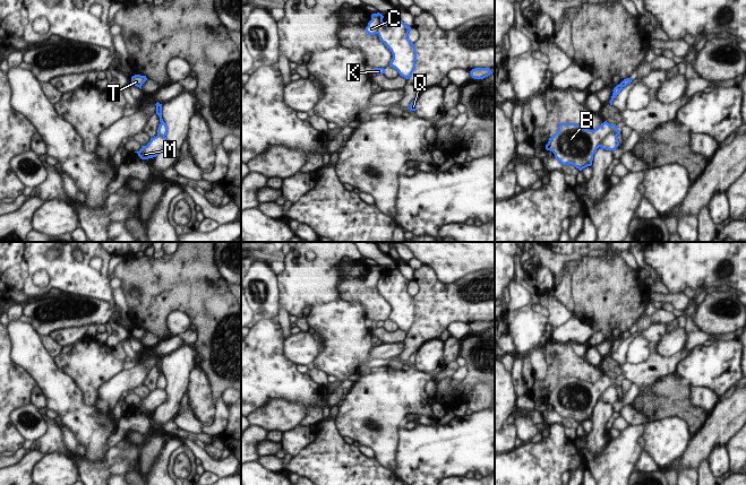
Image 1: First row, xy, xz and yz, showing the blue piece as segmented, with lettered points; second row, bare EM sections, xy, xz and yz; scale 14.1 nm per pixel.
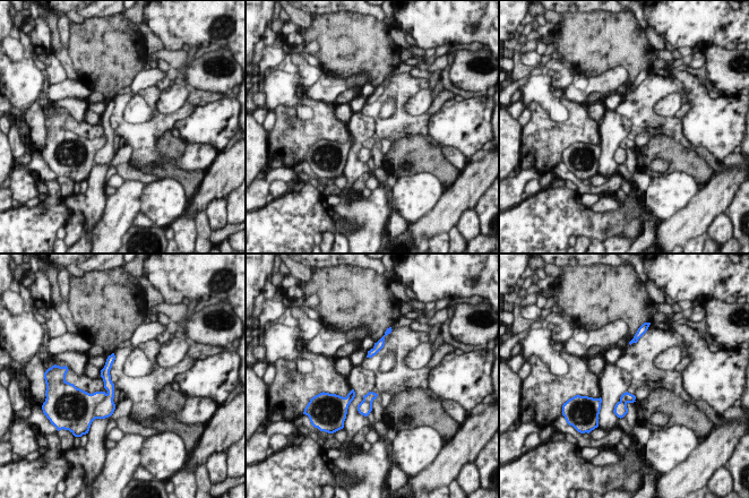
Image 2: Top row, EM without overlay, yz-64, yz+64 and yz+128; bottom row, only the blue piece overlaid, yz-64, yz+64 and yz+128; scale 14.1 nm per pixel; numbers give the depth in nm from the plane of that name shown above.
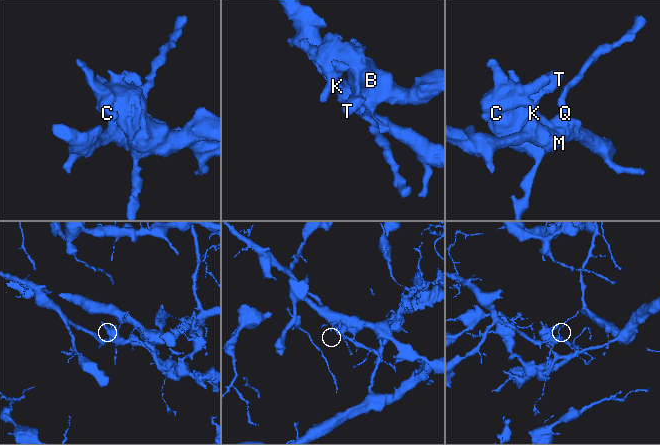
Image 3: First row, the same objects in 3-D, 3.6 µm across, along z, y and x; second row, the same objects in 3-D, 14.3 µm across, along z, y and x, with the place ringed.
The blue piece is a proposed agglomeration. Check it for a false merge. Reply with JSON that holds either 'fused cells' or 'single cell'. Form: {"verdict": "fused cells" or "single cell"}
{"verdict": "fused cells"}

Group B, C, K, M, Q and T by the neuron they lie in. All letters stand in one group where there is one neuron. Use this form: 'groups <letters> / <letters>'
groups B T / C K M Q

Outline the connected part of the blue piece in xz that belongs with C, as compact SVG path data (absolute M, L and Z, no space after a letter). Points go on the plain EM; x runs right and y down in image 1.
M379 266L371 268L371 274L368 276L368 279L366 280L366 285L368 288L375 288L378 287L378 282L383 276L384 269Z

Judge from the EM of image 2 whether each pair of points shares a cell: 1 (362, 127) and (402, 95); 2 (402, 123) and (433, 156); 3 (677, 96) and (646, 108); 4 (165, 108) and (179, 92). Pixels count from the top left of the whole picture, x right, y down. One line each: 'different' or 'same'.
1: different
2: different
3: different
4: same

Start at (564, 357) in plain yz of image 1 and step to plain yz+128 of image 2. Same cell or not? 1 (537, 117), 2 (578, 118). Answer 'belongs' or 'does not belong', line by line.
1: belongs
2: belongs

